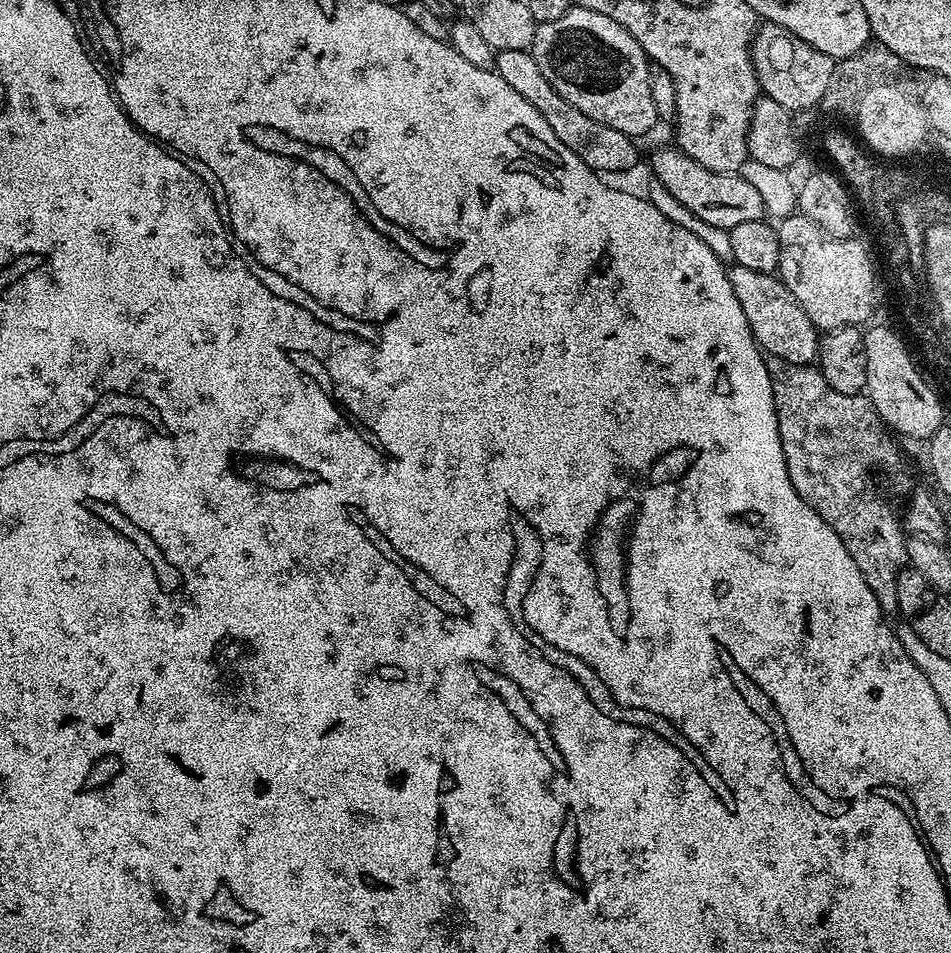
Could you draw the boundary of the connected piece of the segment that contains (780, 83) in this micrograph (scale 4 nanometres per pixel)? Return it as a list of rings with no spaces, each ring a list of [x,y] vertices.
[[[761,23],[750,47],[761,93],[793,114],[814,106],[816,108],[832,86],[836,74],[835,60],[784,27]]]

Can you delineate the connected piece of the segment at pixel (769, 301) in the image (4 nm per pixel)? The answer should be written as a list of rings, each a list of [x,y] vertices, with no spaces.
[[[733,263],[728,268],[728,277],[734,290],[734,298],[738,298],[742,314],[746,314],[746,322],[750,326],[752,336],[769,357],[791,364],[807,365],[817,359],[820,350],[818,329],[810,322],[806,310],[798,306],[794,294],[790,294],[779,275],[749,270],[746,266]]]

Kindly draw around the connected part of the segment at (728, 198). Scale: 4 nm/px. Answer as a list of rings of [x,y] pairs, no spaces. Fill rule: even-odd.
[[[675,146],[660,148],[652,156],[651,175],[678,198],[678,202],[710,227],[730,229],[738,222],[754,222],[765,219],[762,198],[750,182],[731,172],[711,172]]]

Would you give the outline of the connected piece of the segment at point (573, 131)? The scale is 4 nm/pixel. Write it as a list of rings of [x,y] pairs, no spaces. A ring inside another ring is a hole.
[[[531,51],[496,52],[494,71],[502,78],[502,82],[507,82],[515,92],[522,94],[522,98],[526,98],[526,102],[530,102],[530,106],[534,106],[534,110],[538,110],[542,118],[546,118],[546,123],[550,130],[554,130],[558,142],[562,142],[566,150],[574,150],[574,154],[578,154],[578,158],[582,158],[586,166],[601,174],[607,174],[610,171],[630,170],[641,163],[640,152],[636,149],[637,141],[622,134],[622,130],[614,130],[614,126],[602,126],[602,122],[586,118],[586,114],[578,110],[578,106],[570,106],[570,102],[566,102],[566,98],[562,98],[562,94],[558,94],[558,90],[550,86],[550,82],[546,82],[542,70],[538,70],[538,62],[534,62]]]

